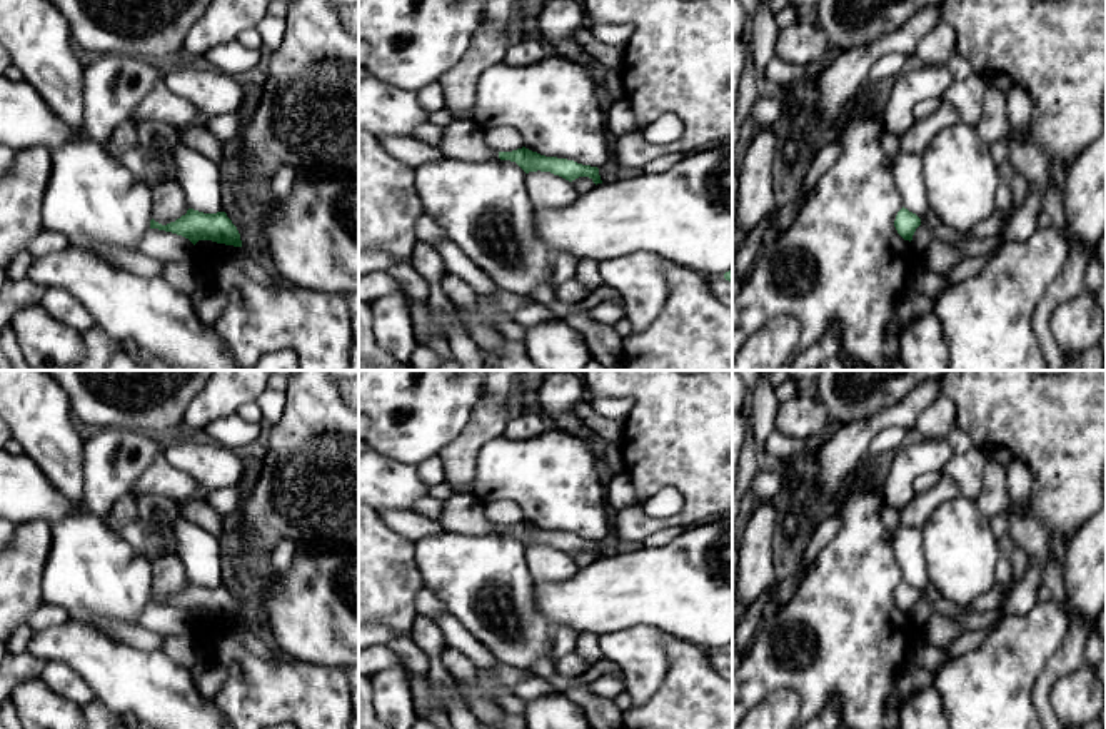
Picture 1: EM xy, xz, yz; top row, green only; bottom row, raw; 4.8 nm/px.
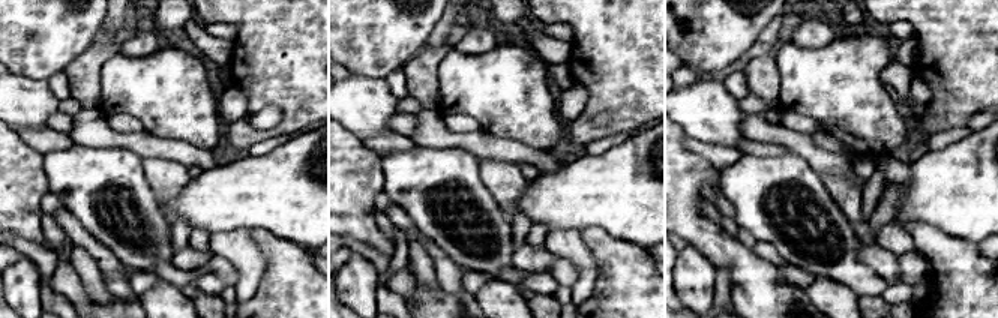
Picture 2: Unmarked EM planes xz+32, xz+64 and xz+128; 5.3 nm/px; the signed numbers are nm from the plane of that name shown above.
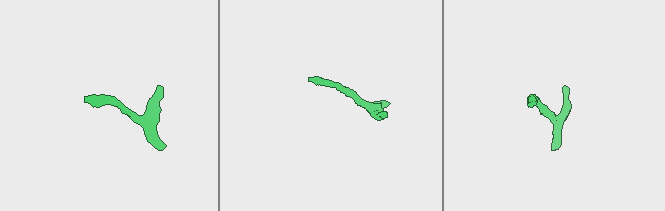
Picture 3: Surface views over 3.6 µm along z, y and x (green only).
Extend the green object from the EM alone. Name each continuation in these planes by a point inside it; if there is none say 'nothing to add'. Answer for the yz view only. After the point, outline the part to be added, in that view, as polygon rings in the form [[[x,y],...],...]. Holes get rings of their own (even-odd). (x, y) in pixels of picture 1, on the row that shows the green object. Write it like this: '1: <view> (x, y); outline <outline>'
nothing to add

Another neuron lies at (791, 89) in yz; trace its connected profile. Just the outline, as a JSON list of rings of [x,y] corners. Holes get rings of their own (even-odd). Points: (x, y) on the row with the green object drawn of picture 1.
[[[817,72],[816,75],[806,75],[802,78],[782,83],[781,90],[787,97],[794,98],[797,93],[811,90],[819,82],[819,78],[821,78],[821,72]]]

